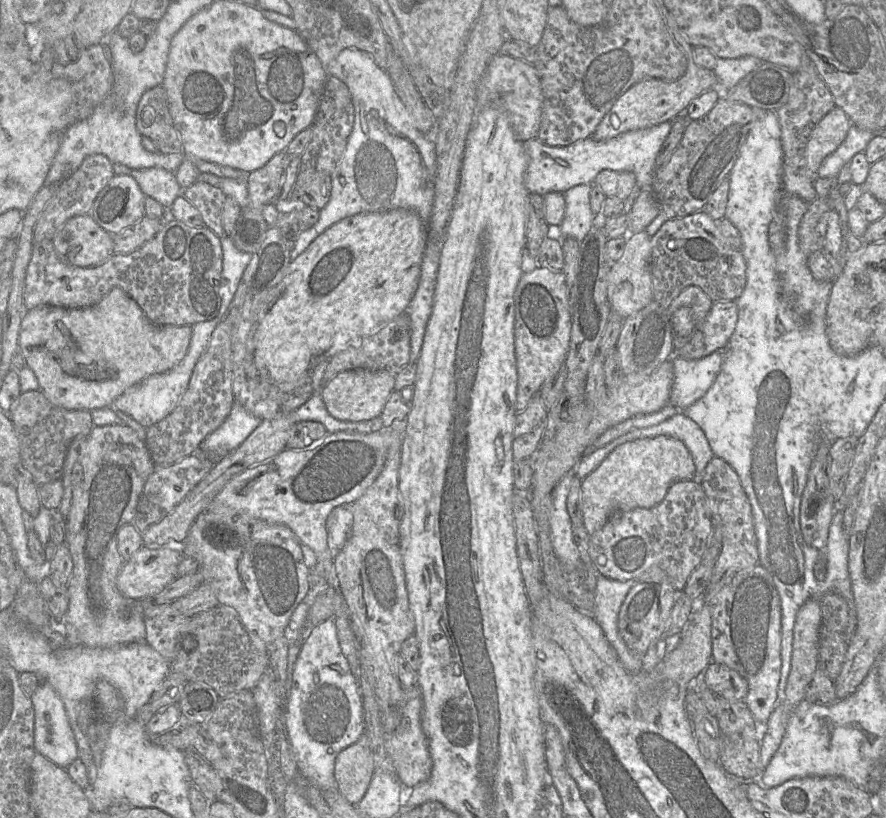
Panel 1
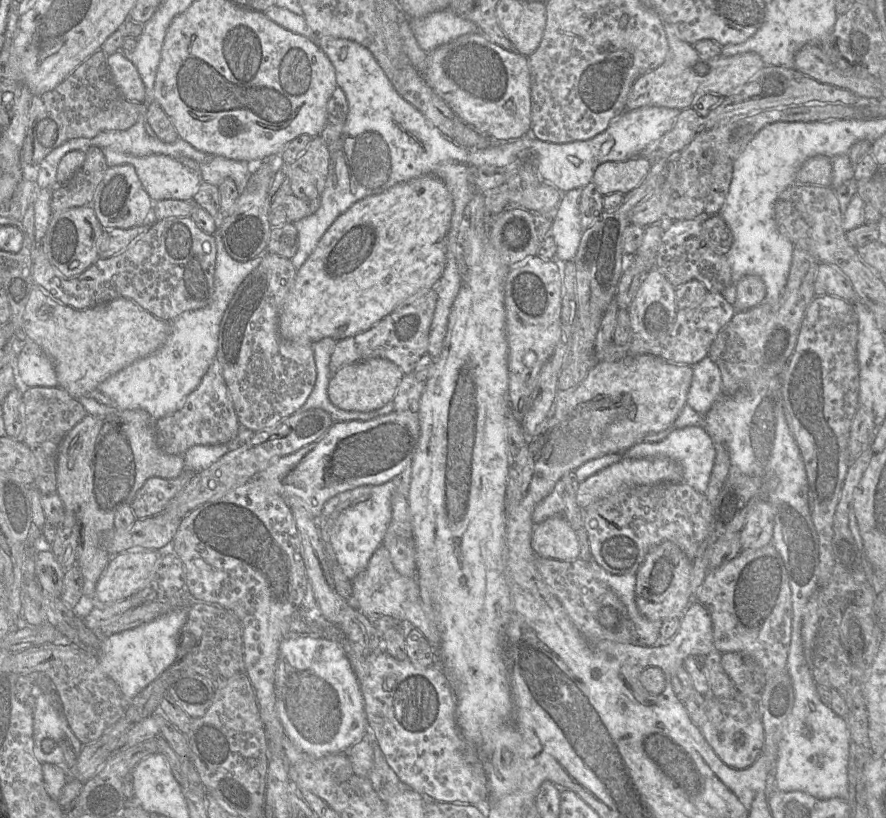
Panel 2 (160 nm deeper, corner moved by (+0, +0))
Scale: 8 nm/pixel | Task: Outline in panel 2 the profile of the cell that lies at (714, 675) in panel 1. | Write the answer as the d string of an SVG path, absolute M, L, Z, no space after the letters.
M745 652L724 653L721 665L739 693L760 702L767 679L752 656Z

